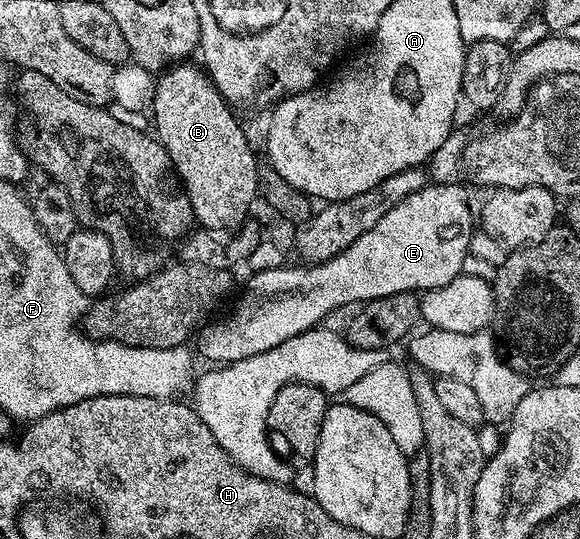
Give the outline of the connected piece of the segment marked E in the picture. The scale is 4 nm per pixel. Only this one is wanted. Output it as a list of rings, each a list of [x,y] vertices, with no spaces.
[[[427,183],[422,190],[402,198],[394,210],[382,214],[358,242],[346,246],[346,250],[339,252],[334,258],[309,263],[308,268],[288,268],[281,266],[253,271],[248,285],[244,288],[244,297],[240,305],[232,312],[229,320],[220,320],[217,324],[208,322],[199,329],[195,337],[195,351],[213,360],[213,365],[223,366],[257,356],[263,352],[274,350],[282,342],[294,338],[298,334],[308,332],[321,323],[323,316],[331,314],[335,308],[343,304],[363,305],[369,300],[386,298],[390,294],[414,292],[423,294],[430,288],[446,286],[455,276],[462,273],[462,262],[470,255],[472,247],[472,233],[474,231],[474,208],[468,205],[468,192],[463,183],[450,184]]]

